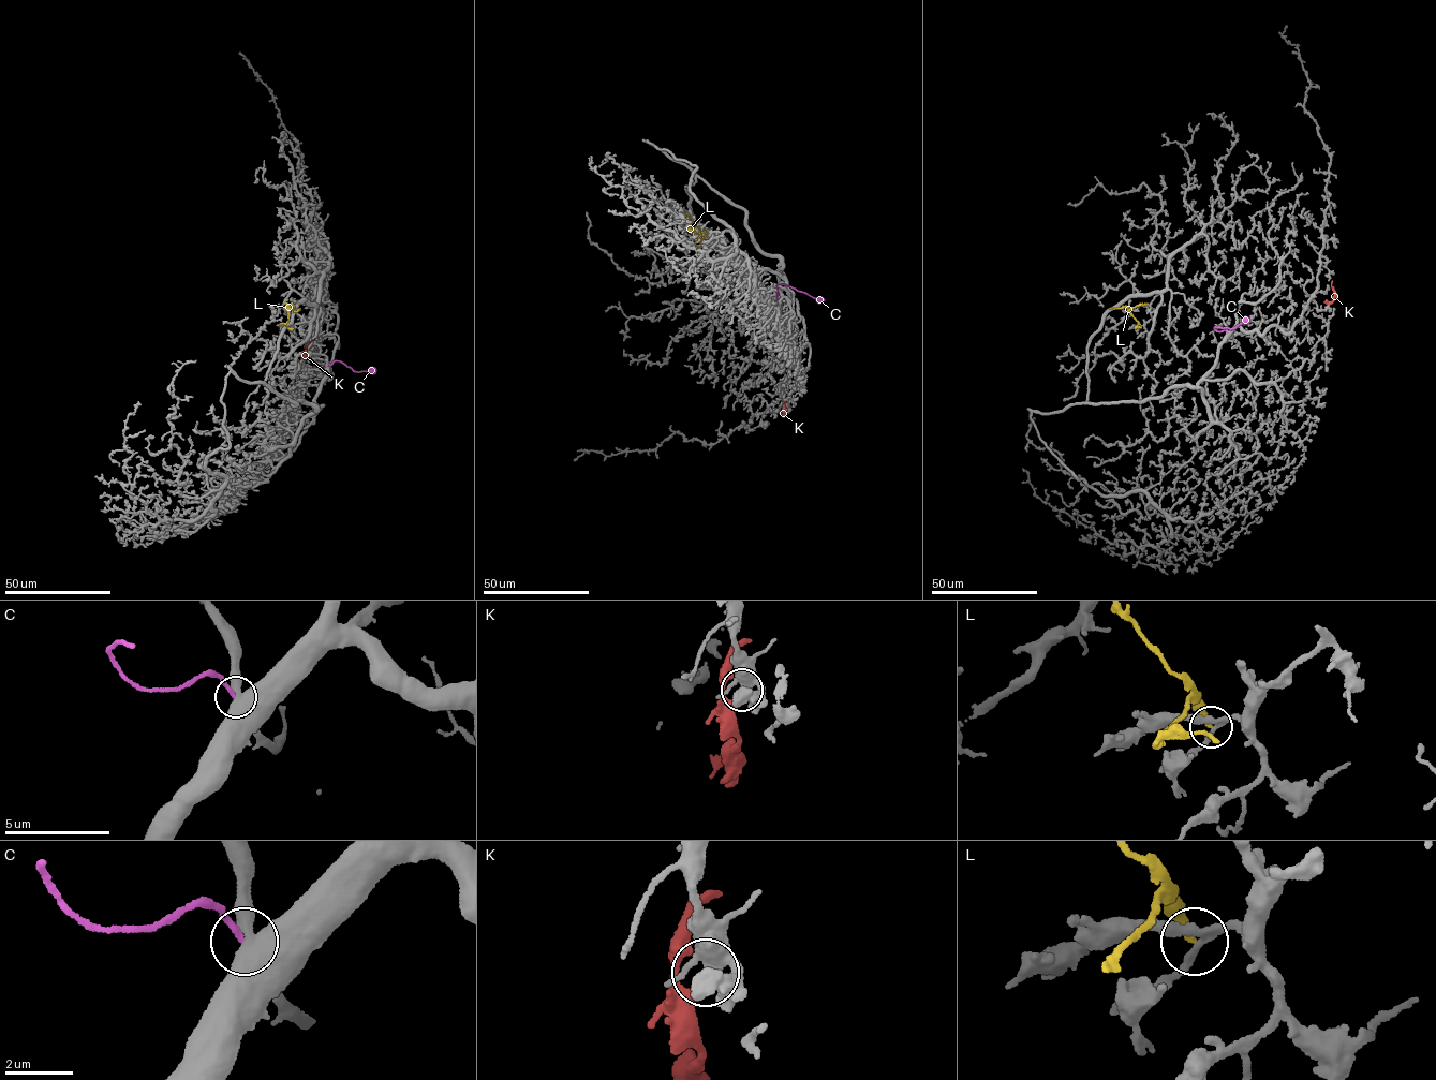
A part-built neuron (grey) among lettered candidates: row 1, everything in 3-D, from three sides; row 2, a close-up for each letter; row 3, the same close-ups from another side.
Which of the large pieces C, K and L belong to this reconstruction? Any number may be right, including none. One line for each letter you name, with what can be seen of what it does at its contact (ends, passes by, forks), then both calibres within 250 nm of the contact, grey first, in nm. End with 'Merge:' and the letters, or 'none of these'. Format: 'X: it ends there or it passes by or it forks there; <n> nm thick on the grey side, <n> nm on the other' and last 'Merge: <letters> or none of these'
K: it ends there; 280 nm thick on the grey side, 200 nm on the other
Merge: K

